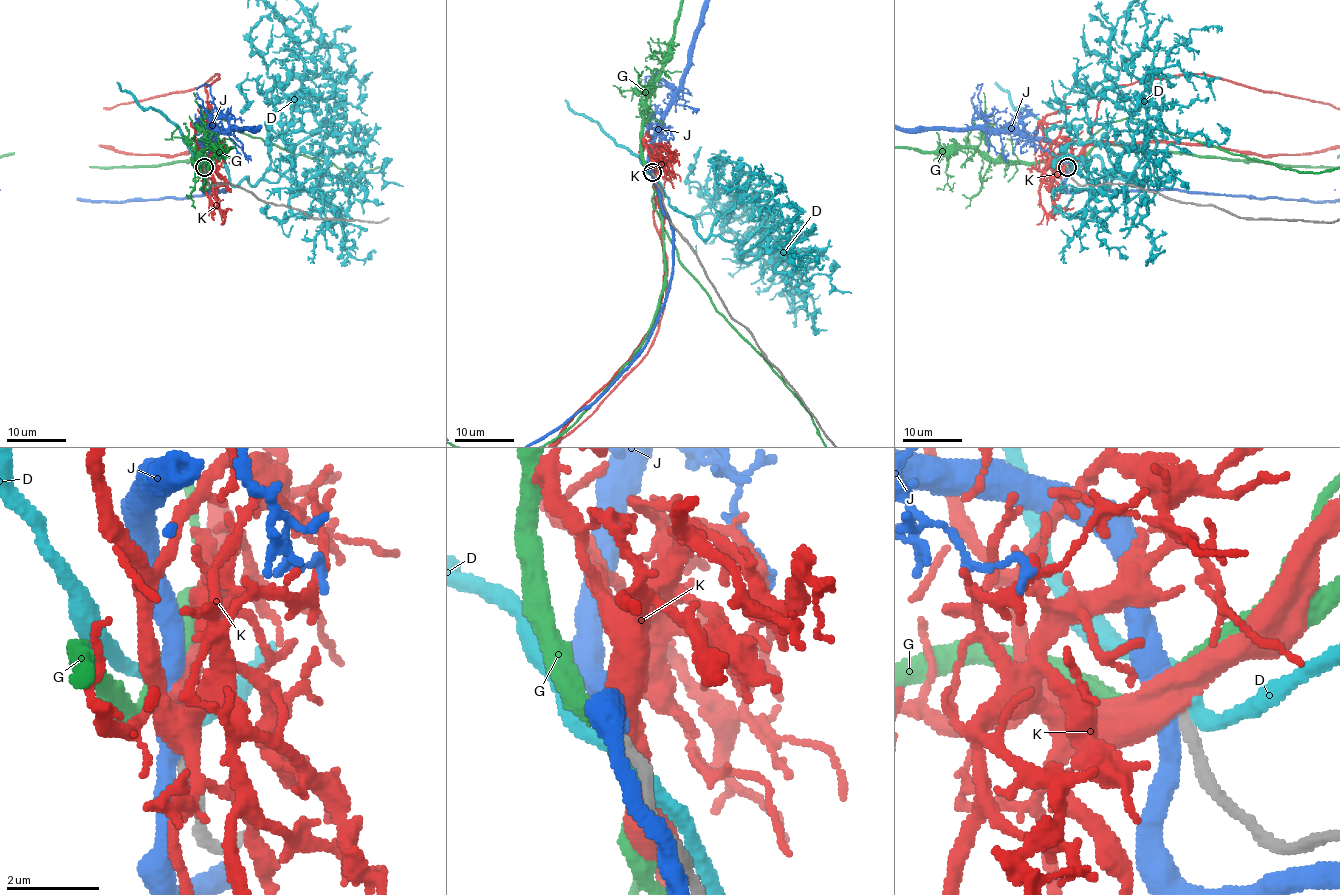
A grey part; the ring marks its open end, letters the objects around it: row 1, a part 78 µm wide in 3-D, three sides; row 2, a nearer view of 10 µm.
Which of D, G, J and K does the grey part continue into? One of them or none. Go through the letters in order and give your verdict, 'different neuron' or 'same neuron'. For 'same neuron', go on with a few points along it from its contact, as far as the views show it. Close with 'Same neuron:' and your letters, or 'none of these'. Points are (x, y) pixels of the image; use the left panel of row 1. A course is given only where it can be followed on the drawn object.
D: different neuron
G: different neuron
J: same neuron
K: different neuron
Same neuron: J

